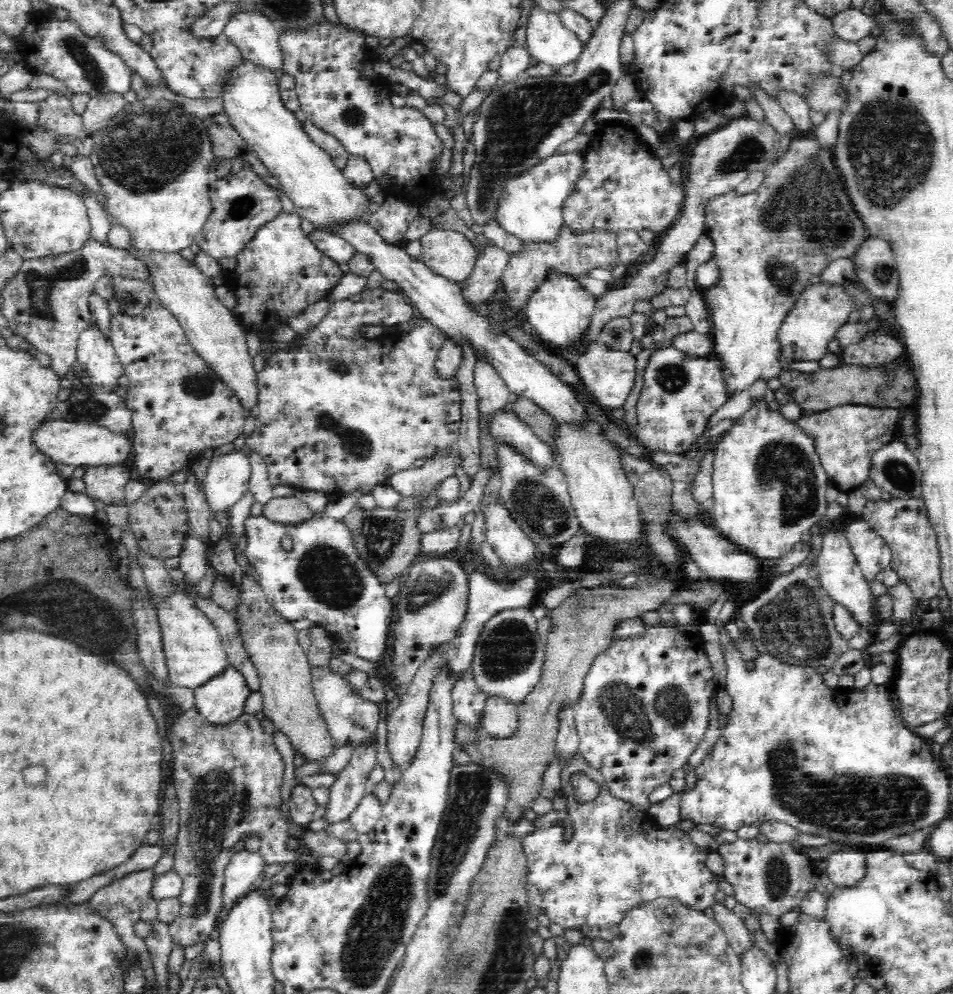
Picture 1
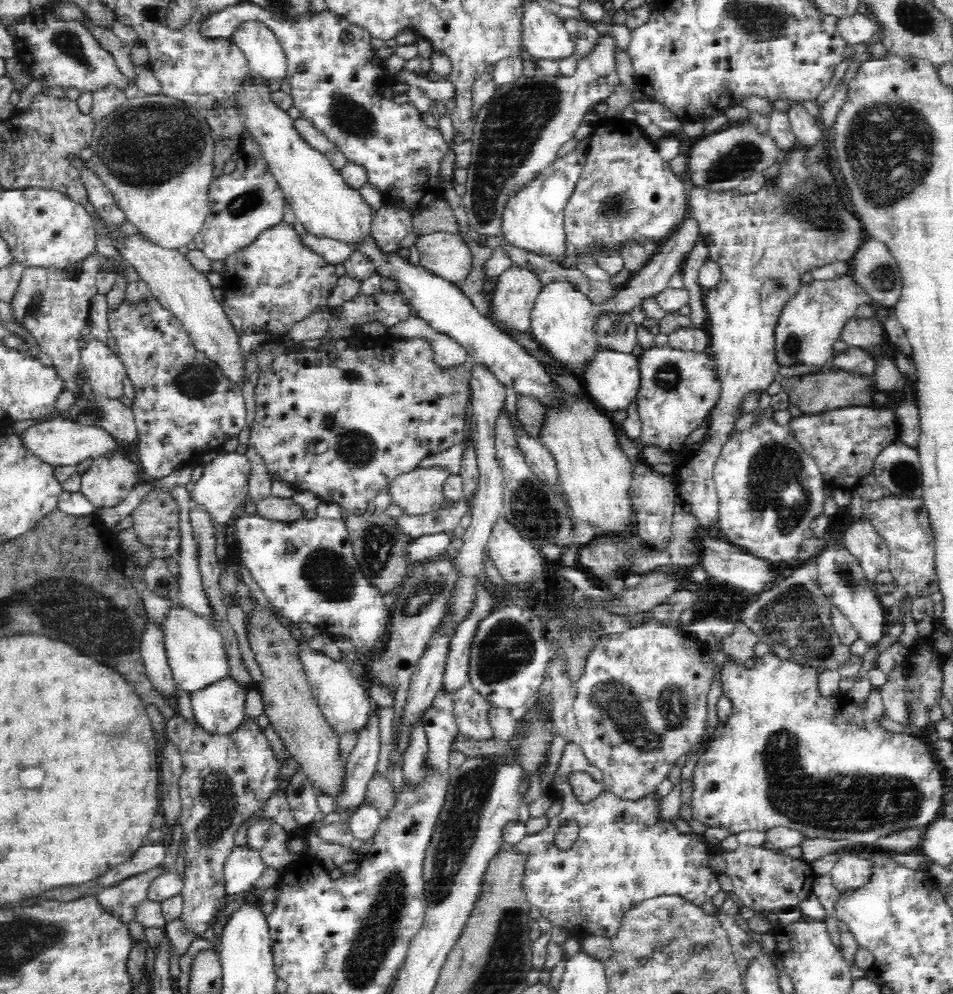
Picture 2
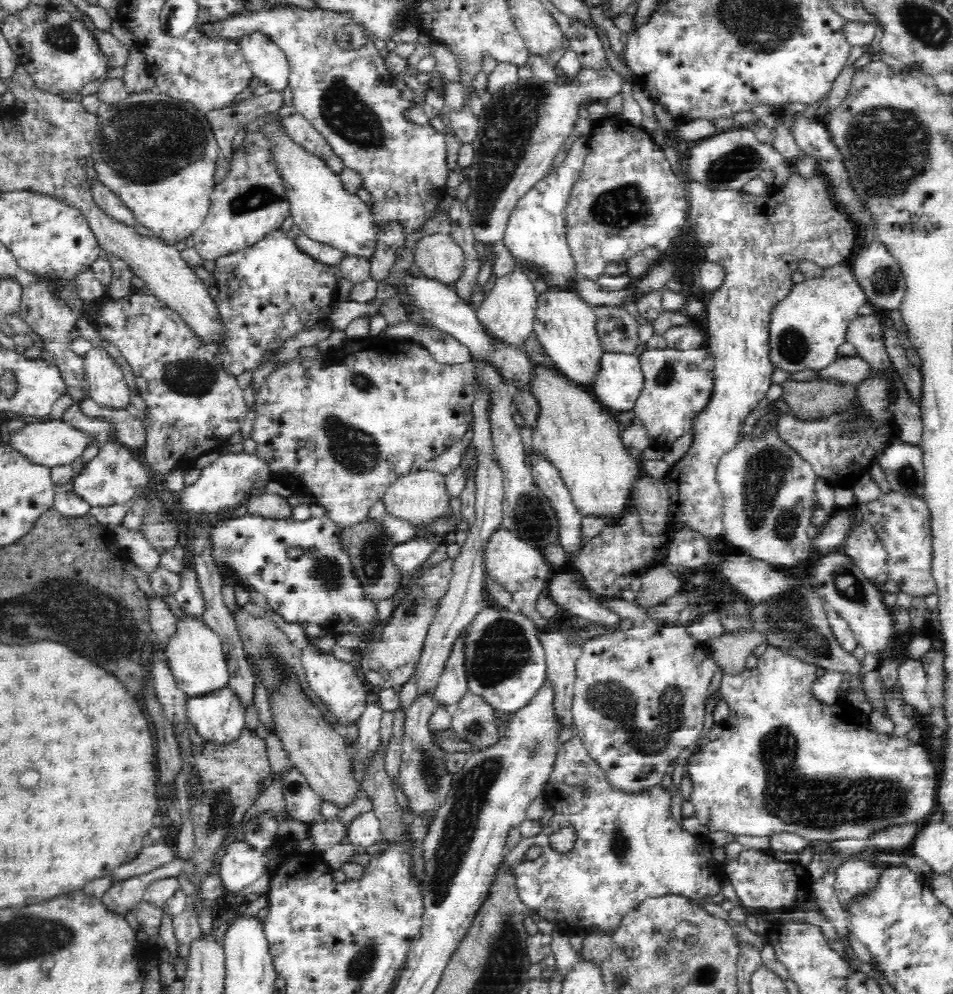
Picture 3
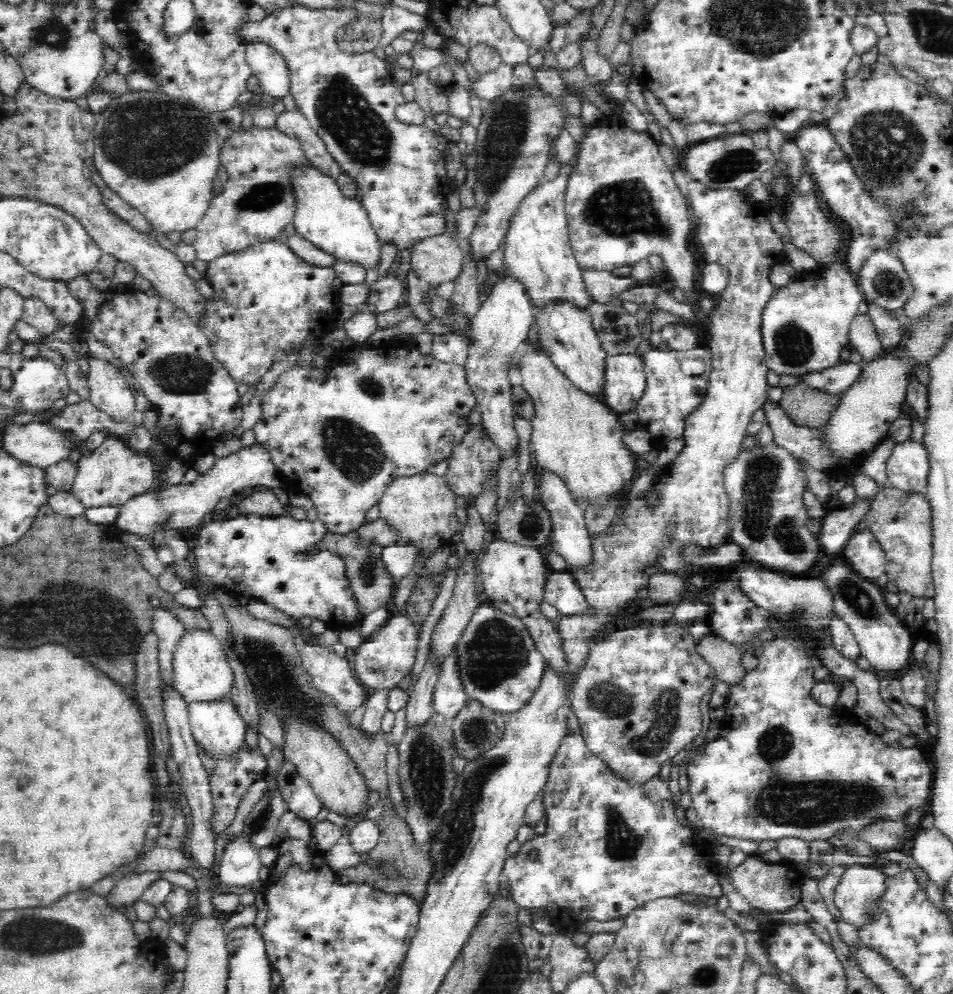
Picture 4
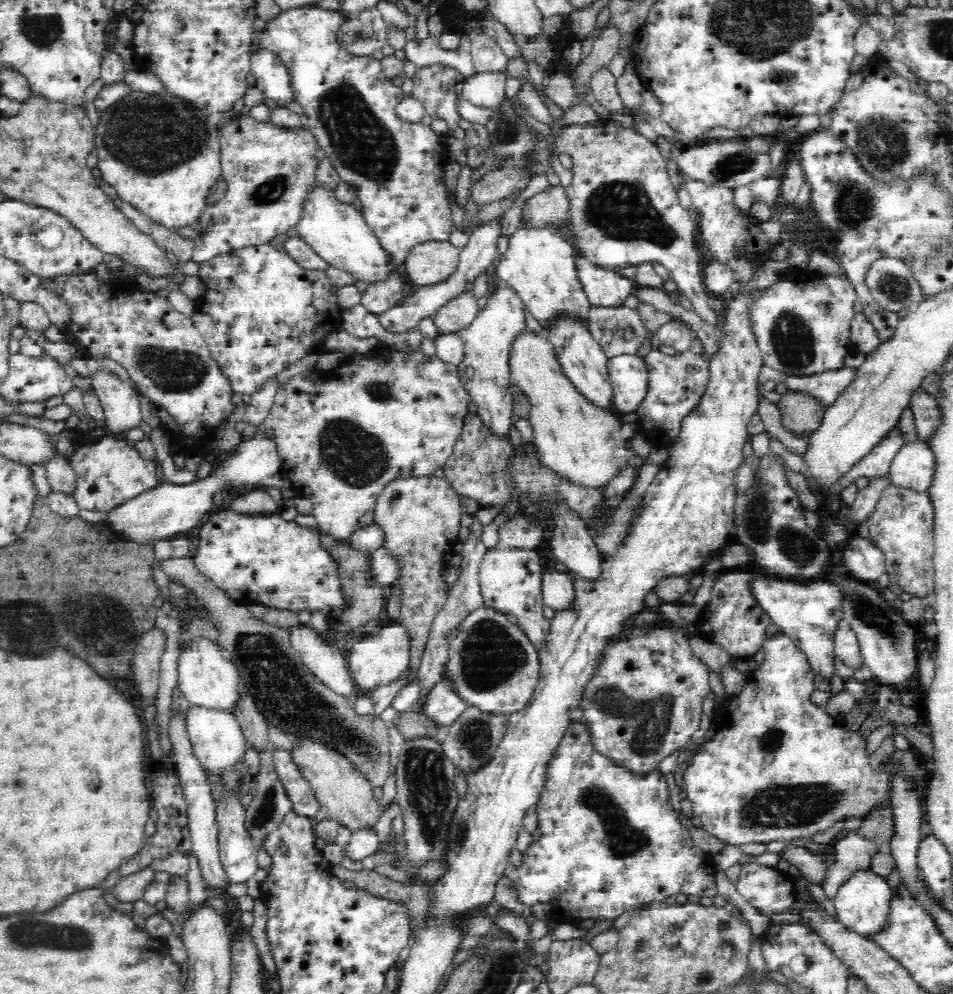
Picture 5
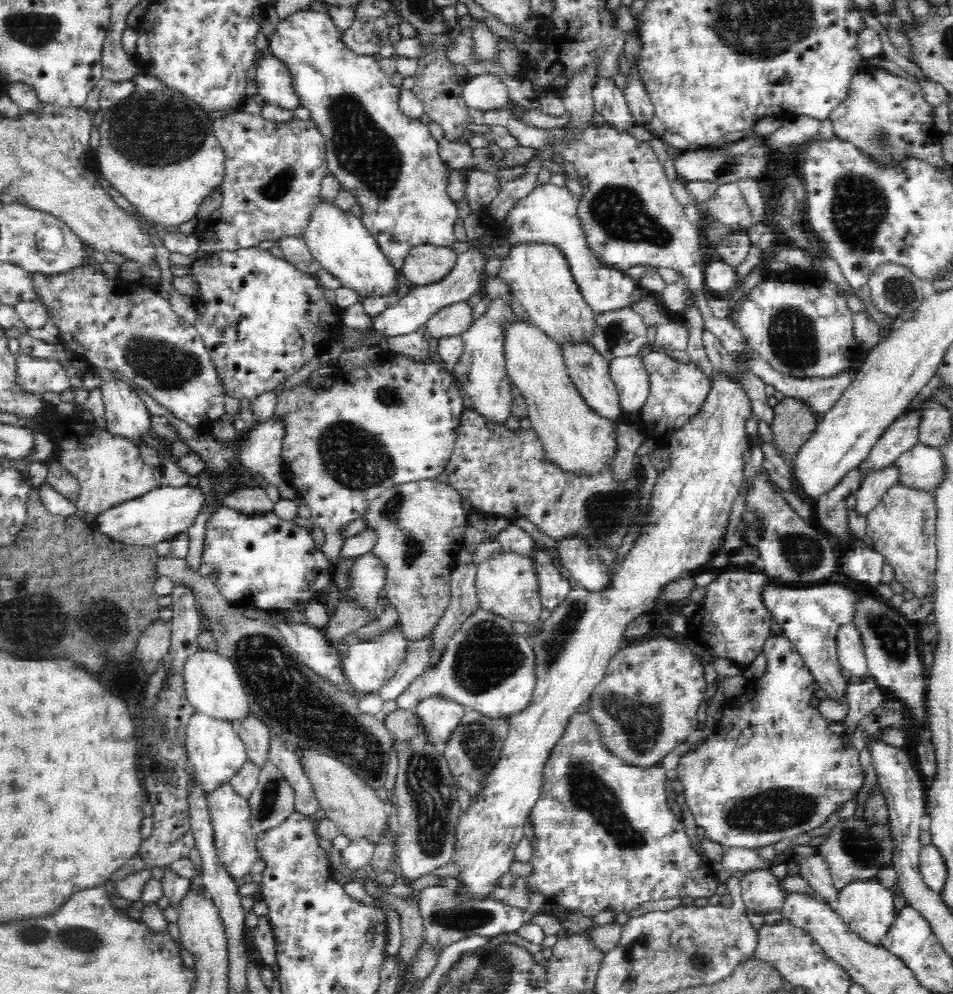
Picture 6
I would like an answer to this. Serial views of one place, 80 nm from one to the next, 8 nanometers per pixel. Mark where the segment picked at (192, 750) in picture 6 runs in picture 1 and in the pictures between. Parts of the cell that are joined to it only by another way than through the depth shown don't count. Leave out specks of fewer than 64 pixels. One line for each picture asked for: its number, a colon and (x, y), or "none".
1: (220, 699)
2: (219, 707)
3: (218, 715)
4: (217, 727)
5: (217, 737)

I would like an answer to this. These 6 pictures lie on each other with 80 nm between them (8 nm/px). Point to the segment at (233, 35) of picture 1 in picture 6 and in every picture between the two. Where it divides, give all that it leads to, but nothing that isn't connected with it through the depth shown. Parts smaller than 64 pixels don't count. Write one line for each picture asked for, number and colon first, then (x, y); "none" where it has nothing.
2: (258, 43)
3: (268, 62)
4: (267, 65)
5: (272, 78)
6: (274, 82)

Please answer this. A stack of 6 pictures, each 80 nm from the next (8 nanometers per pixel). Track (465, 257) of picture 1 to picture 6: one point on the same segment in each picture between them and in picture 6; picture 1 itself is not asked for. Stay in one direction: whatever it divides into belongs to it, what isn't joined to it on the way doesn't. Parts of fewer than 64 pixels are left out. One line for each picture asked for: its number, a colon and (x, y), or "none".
2: (445, 254)
3: (438, 256)
4: (435, 259)
5: (432, 262)
6: (425, 264)

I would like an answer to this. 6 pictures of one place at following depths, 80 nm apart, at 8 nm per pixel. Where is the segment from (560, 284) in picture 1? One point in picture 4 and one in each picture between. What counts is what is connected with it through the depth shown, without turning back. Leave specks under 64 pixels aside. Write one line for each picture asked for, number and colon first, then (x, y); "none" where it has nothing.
2: (562, 319)
3: (564, 323)
4: (566, 334)

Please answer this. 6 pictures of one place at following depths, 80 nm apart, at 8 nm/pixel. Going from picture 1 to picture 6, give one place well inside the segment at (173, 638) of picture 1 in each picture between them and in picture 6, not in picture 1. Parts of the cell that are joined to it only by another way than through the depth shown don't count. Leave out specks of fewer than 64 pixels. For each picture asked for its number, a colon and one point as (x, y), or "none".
2: (195, 651)
3: (195, 653)
4: (201, 671)
5: (206, 676)
6: (212, 684)

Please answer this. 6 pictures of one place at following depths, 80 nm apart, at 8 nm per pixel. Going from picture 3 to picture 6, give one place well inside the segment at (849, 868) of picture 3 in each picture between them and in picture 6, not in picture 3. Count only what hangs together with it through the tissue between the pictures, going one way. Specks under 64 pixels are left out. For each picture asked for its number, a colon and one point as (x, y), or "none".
4: (860, 885)
5: (862, 902)
6: (867, 907)

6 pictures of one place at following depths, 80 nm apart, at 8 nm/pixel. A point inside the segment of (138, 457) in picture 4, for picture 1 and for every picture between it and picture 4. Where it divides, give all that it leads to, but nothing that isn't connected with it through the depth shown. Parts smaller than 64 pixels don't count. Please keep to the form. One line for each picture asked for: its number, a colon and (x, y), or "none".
1: (107, 484)
2: (106, 483)
3: (113, 476)

